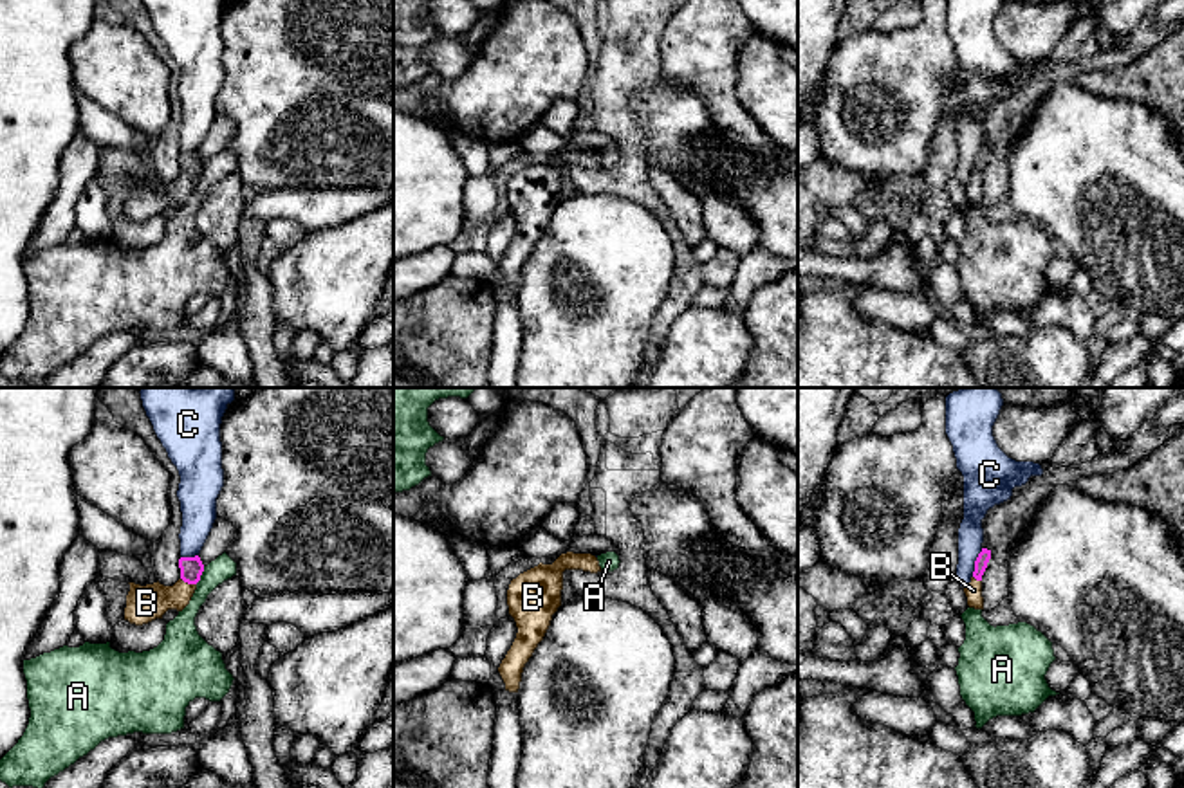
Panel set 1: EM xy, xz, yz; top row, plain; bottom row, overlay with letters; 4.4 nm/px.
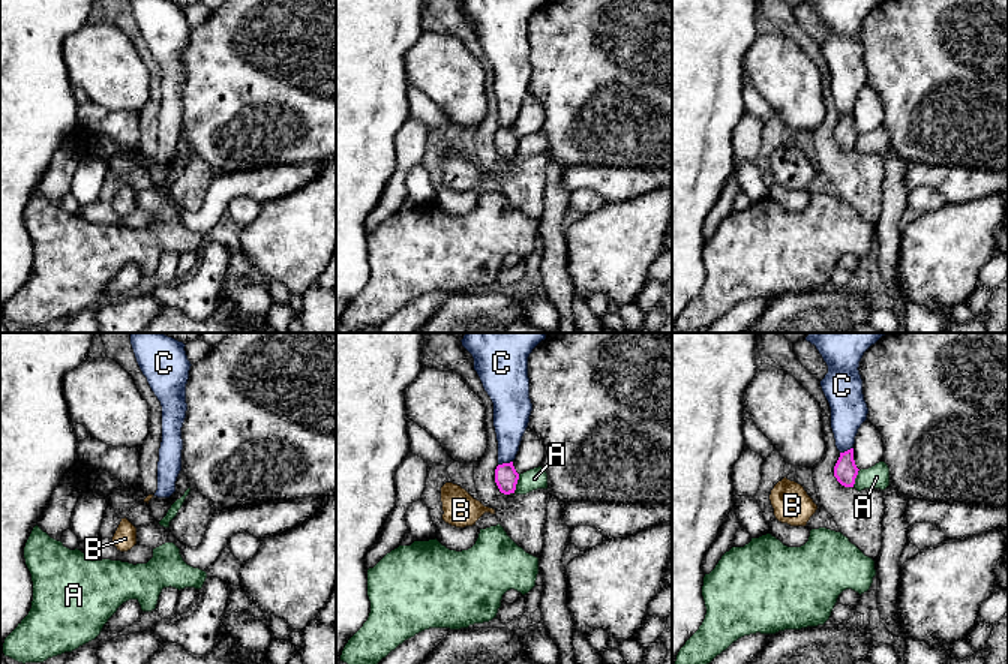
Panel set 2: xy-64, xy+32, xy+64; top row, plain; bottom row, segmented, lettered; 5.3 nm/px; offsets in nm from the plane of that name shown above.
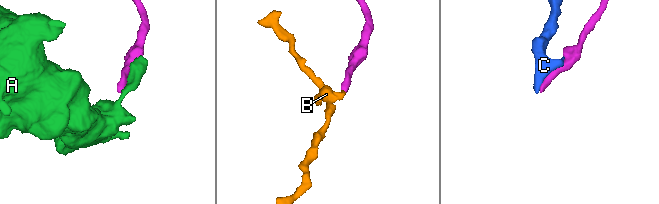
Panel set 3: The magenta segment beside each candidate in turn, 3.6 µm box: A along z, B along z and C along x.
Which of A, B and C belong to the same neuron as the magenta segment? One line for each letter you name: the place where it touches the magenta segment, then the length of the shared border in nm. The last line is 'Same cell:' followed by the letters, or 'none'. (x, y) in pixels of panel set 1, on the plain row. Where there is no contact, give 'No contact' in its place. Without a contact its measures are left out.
B: Touches magenta at xy (188, 179). Shared border 80 nm
Same cell: B

